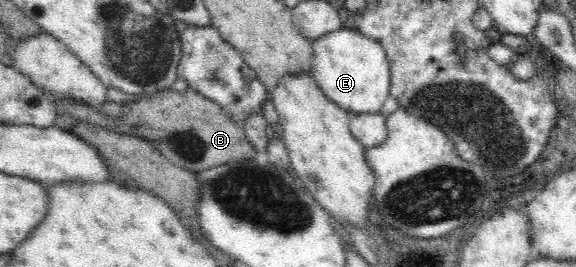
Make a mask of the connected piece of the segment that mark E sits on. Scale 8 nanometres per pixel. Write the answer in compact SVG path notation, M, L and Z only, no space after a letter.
M350 25L312 41L312 76L322 93L339 108L354 113L380 113L389 98L390 66L384 47Z

